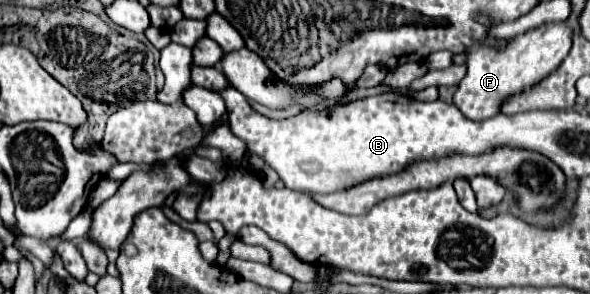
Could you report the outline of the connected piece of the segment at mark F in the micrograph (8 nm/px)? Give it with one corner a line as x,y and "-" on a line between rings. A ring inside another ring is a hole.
547,23
543,27
531,29
511,39
503,51
479,47
469,53
467,75
459,83
459,89
453,95
453,103
469,119
489,119
501,111
503,103
509,97
529,91
533,85
539,85
539,81
543,81
555,69
559,69
569,49
571,29
565,23

